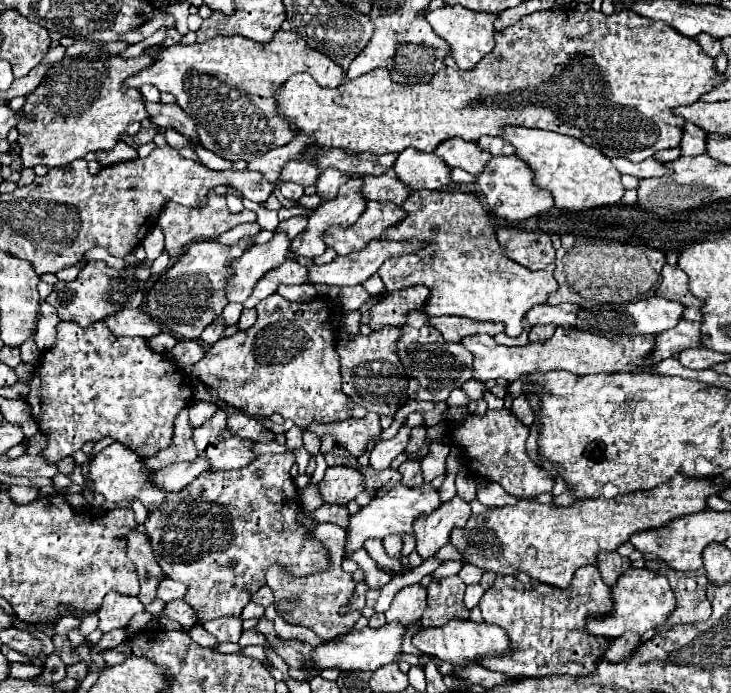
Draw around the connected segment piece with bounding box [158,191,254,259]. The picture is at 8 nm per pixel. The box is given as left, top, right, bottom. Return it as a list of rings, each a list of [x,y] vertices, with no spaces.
[[[214,191],[208,193],[208,207],[204,207],[204,209],[190,209],[190,207],[182,207],[176,203],[166,203],[166,207],[162,209],[162,213],[158,217],[158,225],[162,227],[162,231],[166,235],[166,251],[172,259],[180,257],[180,253],[184,253],[188,249],[188,245],[194,241],[210,241],[240,223],[252,223],[252,221],[254,221],[252,211],[244,209],[238,215],[230,213],[228,205],[226,205],[226,197],[220,197]]]

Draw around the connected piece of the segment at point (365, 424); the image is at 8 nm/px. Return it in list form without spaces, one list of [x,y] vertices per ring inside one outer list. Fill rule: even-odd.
[[[366,413],[362,419],[346,419],[338,423],[312,423],[308,431],[316,433],[318,437],[332,435],[336,439],[336,445],[350,451],[354,457],[360,457],[368,451],[368,443],[378,443],[382,435],[380,417],[376,413]]]

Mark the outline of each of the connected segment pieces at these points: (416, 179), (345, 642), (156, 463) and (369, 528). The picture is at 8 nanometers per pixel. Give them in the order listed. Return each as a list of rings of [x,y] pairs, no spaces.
[[[412,147],[402,151],[394,163],[398,179],[412,189],[442,189],[452,183],[450,167],[434,153],[420,153]]]
[[[386,623],[380,629],[364,627],[360,631],[348,633],[340,641],[328,641],[324,645],[318,645],[318,647],[312,649],[312,667],[314,667],[312,673],[318,675],[322,669],[330,669],[330,667],[338,667],[340,671],[346,671],[346,669],[376,671],[382,665],[396,663],[398,655],[402,653],[400,647],[402,647],[402,641],[404,641],[404,633],[406,633],[406,625],[402,625],[402,623]]]
[[[186,409],[176,417],[176,425],[174,425],[174,441],[168,449],[160,451],[156,457],[144,459],[144,465],[150,471],[158,471],[162,467],[168,467],[172,463],[182,463],[182,461],[194,461],[196,455],[196,447],[192,443],[192,431],[194,427],[188,421]]]
[[[402,483],[394,485],[394,489],[390,489],[386,495],[382,497],[374,497],[370,505],[362,507],[356,515],[350,517],[350,529],[348,529],[348,539],[346,539],[346,551],[356,551],[364,545],[364,541],[368,537],[376,537],[376,539],[384,539],[386,535],[412,535],[414,537],[414,521],[422,515],[430,515],[434,509],[440,507],[440,497],[438,497],[438,489],[434,489],[430,483],[424,483],[420,487],[406,487]]]

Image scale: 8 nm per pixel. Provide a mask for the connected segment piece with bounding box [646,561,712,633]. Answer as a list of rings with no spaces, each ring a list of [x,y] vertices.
[[[646,561],[646,567],[652,571],[660,571],[668,577],[678,601],[678,607],[672,613],[672,617],[662,627],[658,627],[656,633],[664,633],[678,623],[700,623],[708,619],[708,615],[712,613],[712,607],[710,607],[710,601],[706,599],[708,579],[704,569],[676,571],[666,567],[662,561]]]

